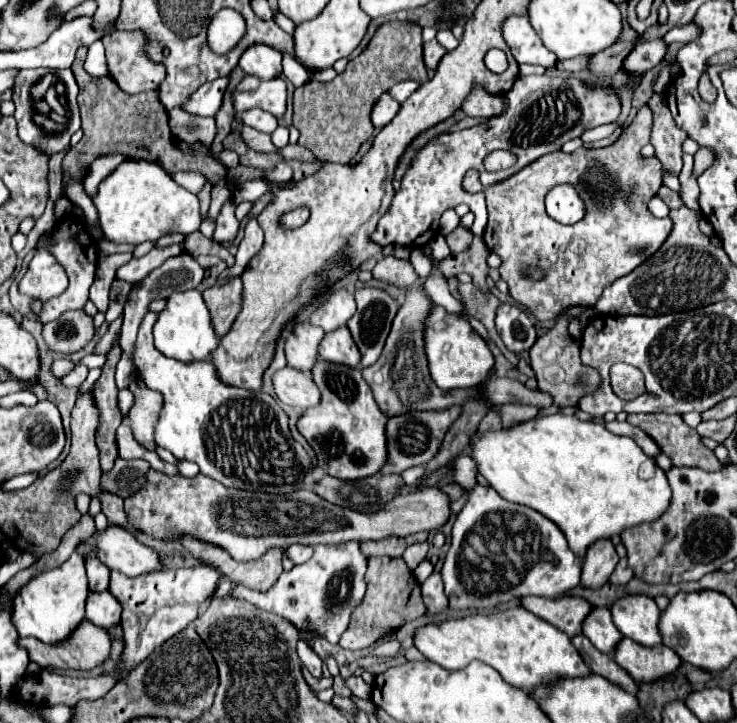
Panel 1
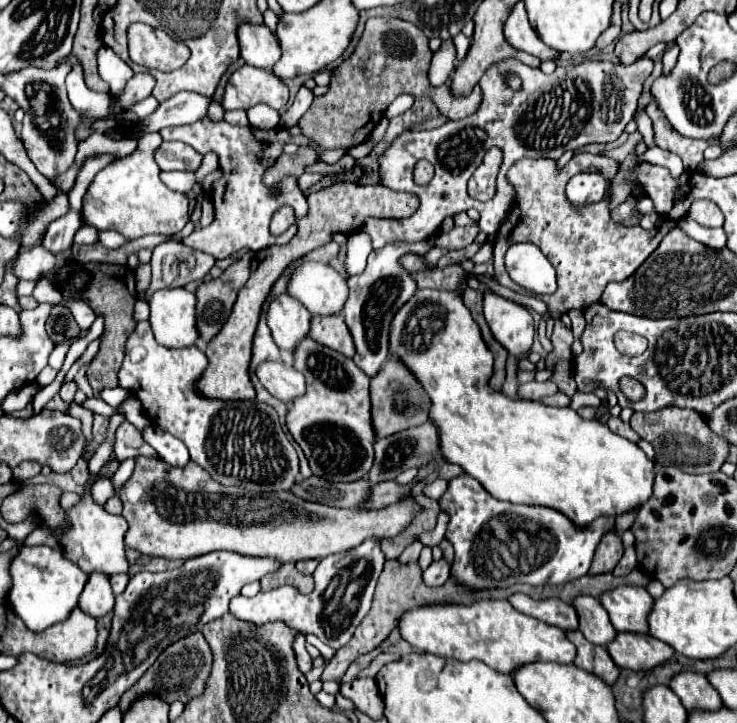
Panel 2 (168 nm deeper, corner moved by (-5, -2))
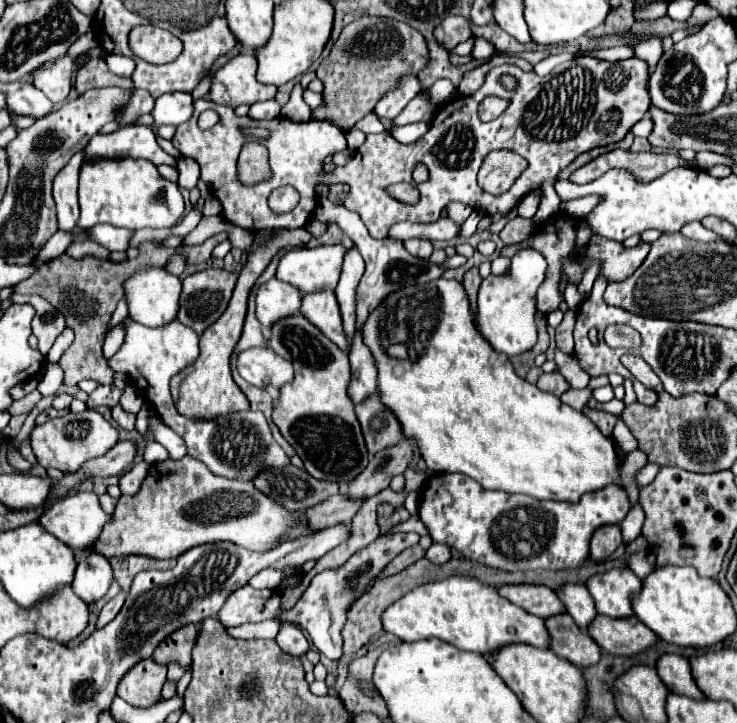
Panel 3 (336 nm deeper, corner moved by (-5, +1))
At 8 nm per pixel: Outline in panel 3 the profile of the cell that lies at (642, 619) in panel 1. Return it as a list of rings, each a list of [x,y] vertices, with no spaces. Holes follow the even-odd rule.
[[[615,569],[609,573],[593,575],[587,581],[587,589],[595,599],[595,607],[601,615],[613,619],[633,617],[633,599],[641,591],[641,581],[631,569]]]

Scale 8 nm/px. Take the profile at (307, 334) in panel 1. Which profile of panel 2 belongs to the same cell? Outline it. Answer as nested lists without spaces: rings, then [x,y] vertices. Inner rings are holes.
[[[291,294],[277,296],[267,308],[267,326],[273,334],[273,340],[283,350],[295,350],[299,338],[309,334],[309,310]]]

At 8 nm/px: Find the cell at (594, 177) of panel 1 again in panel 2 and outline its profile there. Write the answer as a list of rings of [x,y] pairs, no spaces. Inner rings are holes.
[[[575,154],[569,164],[557,172],[553,160],[533,160],[521,158],[515,162],[507,174],[509,182],[515,186],[515,206],[511,208],[507,222],[499,228],[497,242],[493,246],[493,260],[495,260],[495,280],[515,292],[529,294],[527,290],[517,288],[517,284],[509,277],[503,258],[515,242],[533,242],[541,248],[541,252],[549,258],[549,262],[557,270],[557,290],[549,296],[539,296],[551,314],[565,314],[567,310],[585,310],[591,302],[599,302],[605,286],[609,282],[623,282],[629,278],[645,260],[647,256],[659,246],[661,238],[675,226],[675,222],[663,222],[659,228],[643,230],[631,228],[623,230],[617,226],[609,216],[609,198],[593,206],[585,206],[583,210],[573,210],[569,200],[563,196],[563,188],[571,176],[585,170],[587,166],[597,166],[607,174],[607,178],[615,178],[619,164],[607,156],[593,156],[593,154]]]

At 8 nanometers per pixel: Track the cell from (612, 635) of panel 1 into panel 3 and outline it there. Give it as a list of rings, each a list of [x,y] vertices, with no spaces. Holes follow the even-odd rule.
[[[567,583],[561,589],[557,589],[557,595],[565,603],[567,613],[575,619],[575,623],[579,623],[579,627],[587,629],[597,617],[595,601],[591,599],[591,593],[587,591],[585,585]]]

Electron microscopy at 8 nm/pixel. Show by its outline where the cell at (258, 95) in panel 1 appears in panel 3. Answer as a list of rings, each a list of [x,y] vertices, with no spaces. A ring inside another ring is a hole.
[[[241,53],[233,57],[225,67],[215,73],[209,99],[219,105],[229,105],[233,109],[239,105],[251,105],[255,101],[273,99],[277,87],[259,83],[255,79],[255,71],[255,53]]]

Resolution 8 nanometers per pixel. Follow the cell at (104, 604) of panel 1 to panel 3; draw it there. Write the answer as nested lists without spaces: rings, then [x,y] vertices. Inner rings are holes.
[[[89,553],[85,555],[75,571],[73,579],[73,591],[79,599],[85,603],[99,601],[113,583],[113,569],[101,553]]]

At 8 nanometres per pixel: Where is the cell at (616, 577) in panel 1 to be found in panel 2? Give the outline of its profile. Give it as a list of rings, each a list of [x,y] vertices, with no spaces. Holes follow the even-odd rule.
[[[629,546],[629,548],[625,548],[625,554],[623,554],[623,558],[619,560],[619,564],[615,566],[613,574],[615,574],[615,576],[629,574],[629,572],[631,572],[635,566],[637,566],[637,554],[635,554],[635,546]]]

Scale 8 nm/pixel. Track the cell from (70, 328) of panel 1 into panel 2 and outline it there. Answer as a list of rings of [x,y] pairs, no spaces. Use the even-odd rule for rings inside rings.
[[[53,306],[47,318],[47,334],[53,344],[63,342],[65,338],[75,338],[79,334],[79,326],[73,320],[73,314],[65,306]]]

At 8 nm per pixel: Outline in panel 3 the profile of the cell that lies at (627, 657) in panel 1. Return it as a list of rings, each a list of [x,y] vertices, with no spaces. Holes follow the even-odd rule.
[[[597,615],[597,619],[589,625],[589,635],[595,643],[611,653],[621,657],[637,655],[659,641],[659,637],[641,621],[635,619],[611,619],[605,615]]]

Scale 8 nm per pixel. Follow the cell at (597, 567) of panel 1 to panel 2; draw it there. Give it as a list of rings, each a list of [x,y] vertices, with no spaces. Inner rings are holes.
[[[607,532],[593,556],[593,564],[589,568],[589,574],[603,574],[603,572],[613,572],[615,564],[623,556],[623,542],[615,532]]]

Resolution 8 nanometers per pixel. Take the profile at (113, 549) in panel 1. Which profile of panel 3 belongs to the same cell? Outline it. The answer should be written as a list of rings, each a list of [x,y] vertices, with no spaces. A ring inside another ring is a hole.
[[[79,491],[59,503],[55,503],[47,513],[41,515],[39,523],[45,531],[49,531],[51,535],[55,535],[59,541],[67,543],[67,547],[75,549],[75,551],[91,551],[95,547],[95,543],[99,541],[99,535],[105,527],[105,523],[109,523],[111,515],[105,513],[99,505],[99,497],[91,491]]]

